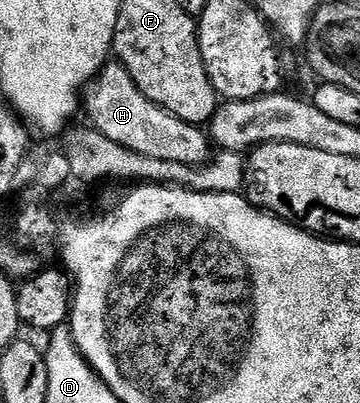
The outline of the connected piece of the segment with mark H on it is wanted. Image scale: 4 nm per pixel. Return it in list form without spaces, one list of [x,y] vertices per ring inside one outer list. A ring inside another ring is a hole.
[[[119,63],[106,64],[105,68],[93,78],[83,97],[84,112],[89,112],[88,124],[98,129],[111,143],[119,143],[119,147],[127,147],[139,155],[147,155],[147,159],[163,159],[167,163],[187,163],[188,165],[206,165],[211,160],[211,137],[204,128],[187,123],[175,115],[168,113],[163,107],[151,103],[139,87],[135,87],[135,79]]]

